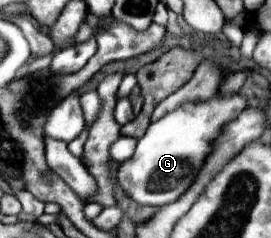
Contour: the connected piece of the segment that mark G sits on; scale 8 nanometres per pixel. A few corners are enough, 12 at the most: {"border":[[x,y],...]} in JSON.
{"border":[[212,96],[152,122],[116,178],[148,206],[174,202],[246,98]]}

